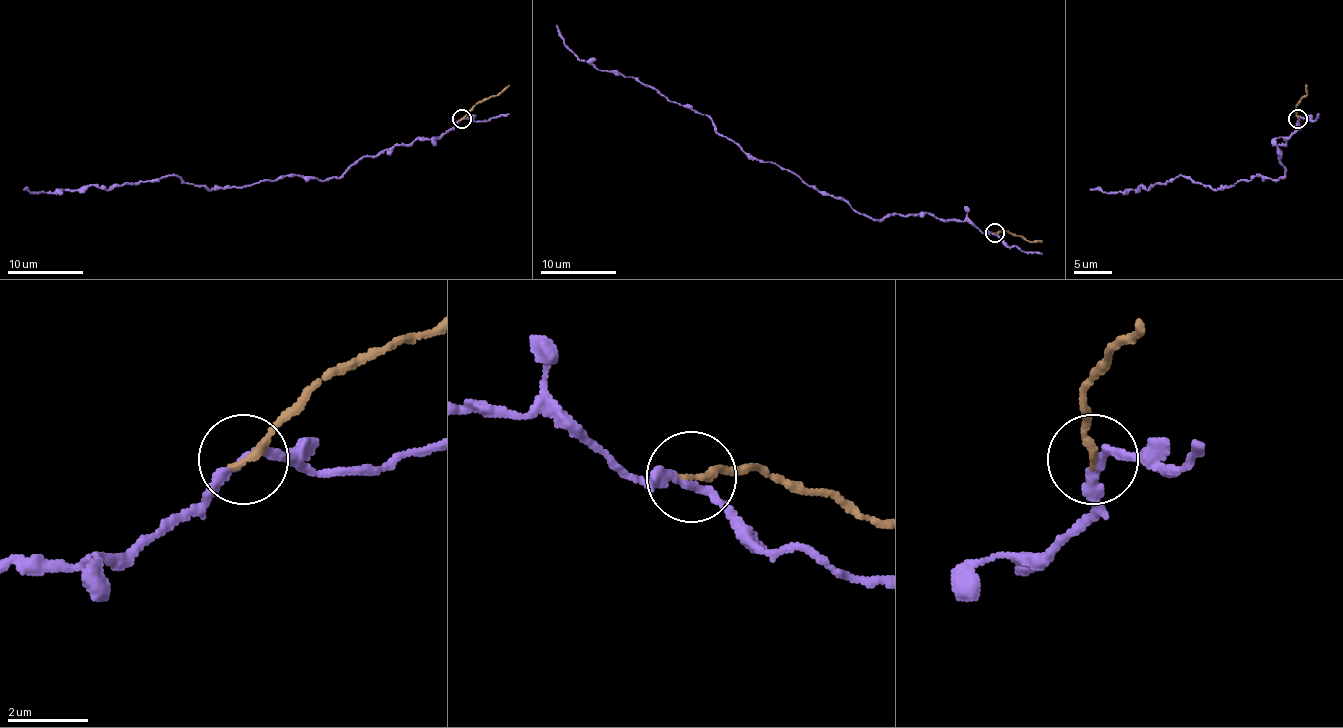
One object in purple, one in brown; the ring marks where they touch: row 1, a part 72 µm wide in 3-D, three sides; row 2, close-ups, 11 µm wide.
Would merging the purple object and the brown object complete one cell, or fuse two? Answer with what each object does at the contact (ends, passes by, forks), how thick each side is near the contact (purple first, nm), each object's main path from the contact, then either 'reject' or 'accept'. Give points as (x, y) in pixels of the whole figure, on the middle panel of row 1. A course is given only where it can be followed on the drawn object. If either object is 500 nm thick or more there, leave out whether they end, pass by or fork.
purple passes by; brown ends; calibres 200 and 200 nm; course purple (994, 234), (928, 213), (873, 219), (858, 213), (773, 162), (752, 160), (706, 115), (582, 60), (557, 24); course brown (994, 232), (1007, 230), (1032, 242), (1041, 240); reject

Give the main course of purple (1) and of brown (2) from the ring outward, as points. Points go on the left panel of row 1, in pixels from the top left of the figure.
1: (461, 119), (434, 138), (361, 157), (325, 180), (285, 176), (207, 189), (173, 176), (105, 189), (24, 189)
2: (461, 119), (474, 106), (499, 95), (508, 85)

